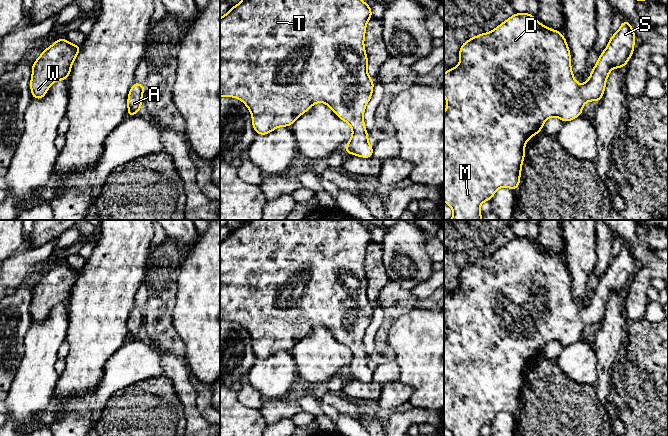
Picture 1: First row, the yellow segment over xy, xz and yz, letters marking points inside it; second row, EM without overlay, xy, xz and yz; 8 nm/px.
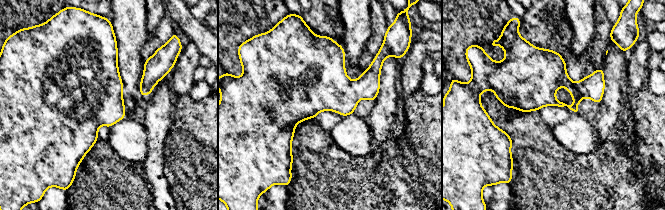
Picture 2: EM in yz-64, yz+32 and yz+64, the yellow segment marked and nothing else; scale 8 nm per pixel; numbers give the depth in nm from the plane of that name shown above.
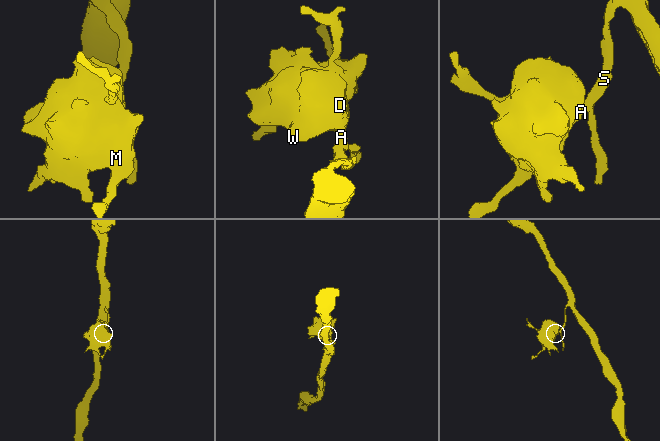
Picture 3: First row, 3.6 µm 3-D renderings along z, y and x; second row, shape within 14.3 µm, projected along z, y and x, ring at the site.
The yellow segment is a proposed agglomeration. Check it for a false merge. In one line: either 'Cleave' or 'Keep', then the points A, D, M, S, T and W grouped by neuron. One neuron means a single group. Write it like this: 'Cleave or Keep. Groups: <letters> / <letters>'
Keep. Groups: A D M S T W

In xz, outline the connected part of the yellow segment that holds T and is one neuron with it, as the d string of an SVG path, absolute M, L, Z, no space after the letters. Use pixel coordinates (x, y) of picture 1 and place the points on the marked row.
M242 0L220 18L220 97L240 99L252 115L256 134L266 135L280 126L290 127L314 104L323 102L352 128L345 152L373 157L363 114L372 97L374 80L367 72L364 47L371 7L362 0Z

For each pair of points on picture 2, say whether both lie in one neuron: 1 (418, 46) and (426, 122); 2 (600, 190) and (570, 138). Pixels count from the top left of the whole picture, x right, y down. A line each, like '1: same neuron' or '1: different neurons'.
1: different neurons
2: different neurons

